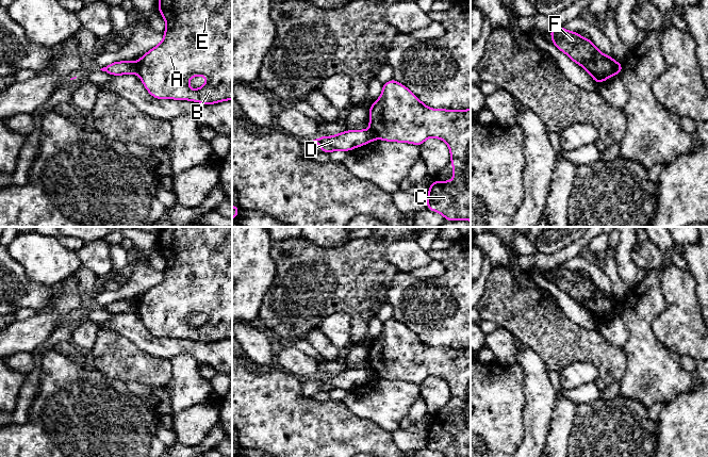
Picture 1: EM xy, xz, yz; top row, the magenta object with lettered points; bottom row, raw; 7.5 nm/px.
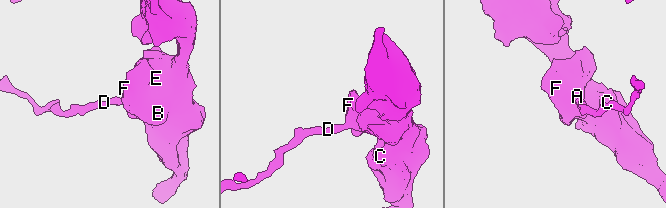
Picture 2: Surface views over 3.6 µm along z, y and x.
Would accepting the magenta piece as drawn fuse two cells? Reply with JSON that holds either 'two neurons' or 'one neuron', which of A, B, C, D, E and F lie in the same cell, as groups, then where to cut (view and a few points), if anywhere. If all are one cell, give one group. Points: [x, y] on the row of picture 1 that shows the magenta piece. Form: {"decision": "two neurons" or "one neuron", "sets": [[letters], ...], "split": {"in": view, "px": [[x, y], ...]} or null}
{"decision": "two neurons", "sets": [["A", "B", "C", "E", "F"], ["D"]], "split": {"in": "xy", "px": [[135, 62], [136, 72]]}}

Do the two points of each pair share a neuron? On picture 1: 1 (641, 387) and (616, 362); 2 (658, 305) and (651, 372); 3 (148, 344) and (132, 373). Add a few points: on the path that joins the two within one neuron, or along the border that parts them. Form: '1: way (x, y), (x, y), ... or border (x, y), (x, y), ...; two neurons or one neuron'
1: border (624, 347), (626, 369), (624, 376), (620, 380); two neurons
2: way (645, 322), (645, 355); one neuron
3: border (124, 336), (145, 352), (167, 359); two neurons

